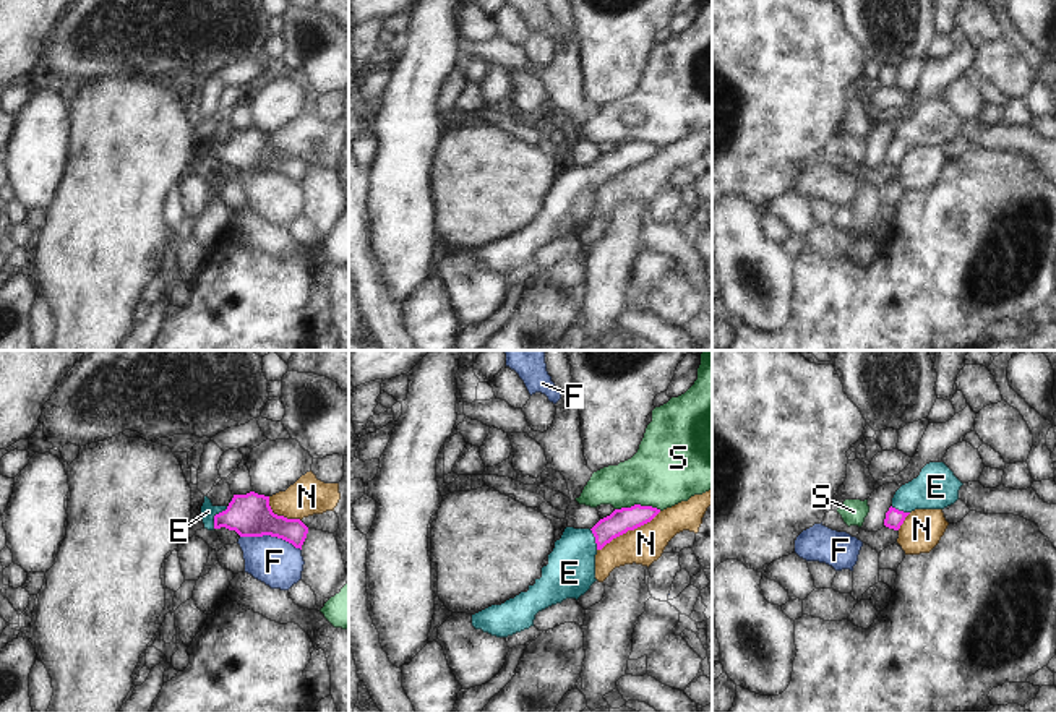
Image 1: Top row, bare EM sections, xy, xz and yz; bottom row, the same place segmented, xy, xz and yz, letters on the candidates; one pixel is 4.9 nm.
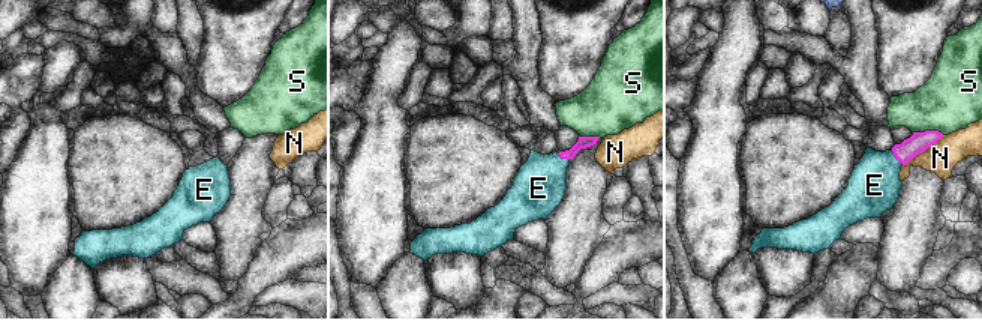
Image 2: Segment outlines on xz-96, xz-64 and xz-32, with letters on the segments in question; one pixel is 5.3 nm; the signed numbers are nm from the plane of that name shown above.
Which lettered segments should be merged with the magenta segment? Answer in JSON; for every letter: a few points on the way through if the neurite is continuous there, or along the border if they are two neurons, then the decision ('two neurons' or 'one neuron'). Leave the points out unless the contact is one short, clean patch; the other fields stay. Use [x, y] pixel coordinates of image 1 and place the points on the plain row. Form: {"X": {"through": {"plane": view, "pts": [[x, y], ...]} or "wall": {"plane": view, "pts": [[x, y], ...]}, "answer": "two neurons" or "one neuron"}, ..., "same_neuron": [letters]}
{"E": {"through": {"plane": "xy", "pts": [[250, 151], [214, 153], [208, 148]]}, "answer": "one neuron"}, "F": {"wall": {"plane": "xy", "pts": [[240, 172], [276, 172], [300, 187]]}, "answer": "two neurons"}, "N": {"wall": {"plane": "xz", "pts": [[661, 148], [649, 158], [613, 174], [597, 187]]}, "answer": "two neurons"}, "S": {"answer": "two neurons"}, "same_neuron": ["E"]}

